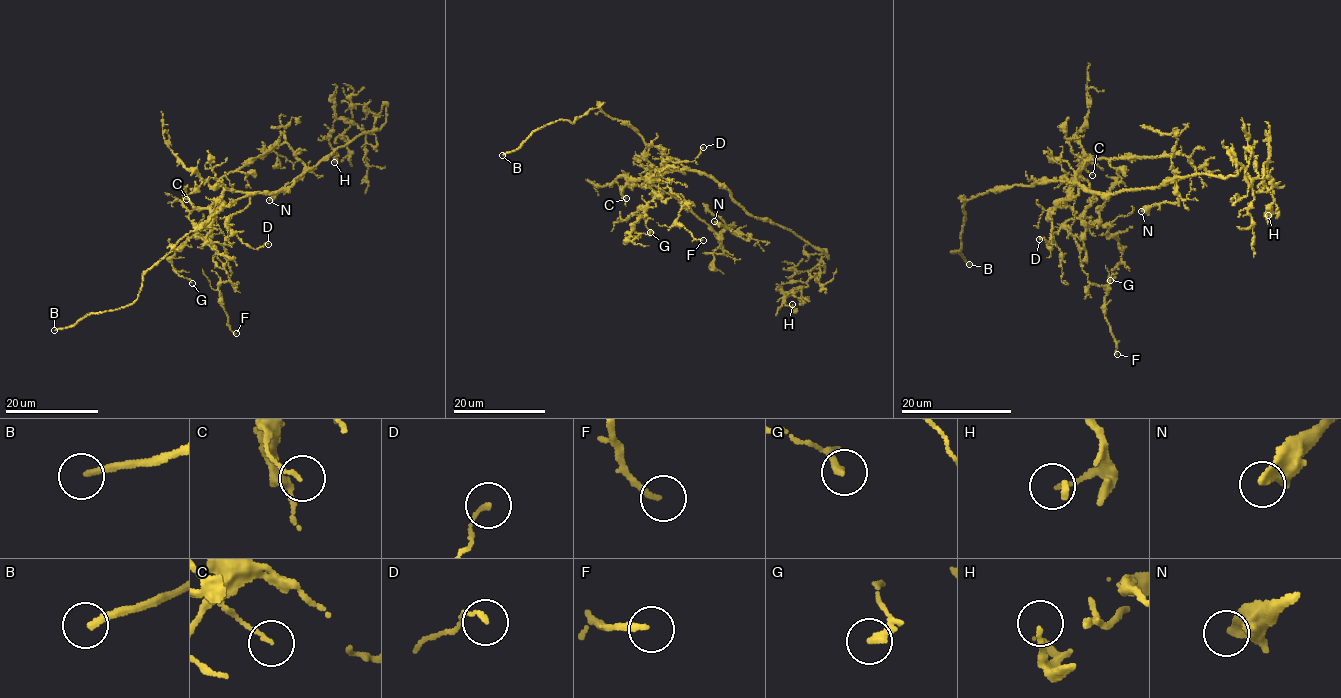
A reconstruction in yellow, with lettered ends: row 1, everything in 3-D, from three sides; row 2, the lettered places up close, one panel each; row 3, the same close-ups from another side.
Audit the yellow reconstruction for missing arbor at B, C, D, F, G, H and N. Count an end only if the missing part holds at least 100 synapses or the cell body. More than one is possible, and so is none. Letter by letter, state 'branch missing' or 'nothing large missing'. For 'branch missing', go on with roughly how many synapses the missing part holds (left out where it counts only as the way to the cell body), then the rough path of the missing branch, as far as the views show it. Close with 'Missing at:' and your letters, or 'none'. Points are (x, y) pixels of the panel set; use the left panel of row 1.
B: branch missing
C: nothing large missing
D: nothing large missing
F: nothing large missing
G: nothing large missing
H: nothing large missing
N: nothing large missing
Missing at: B

